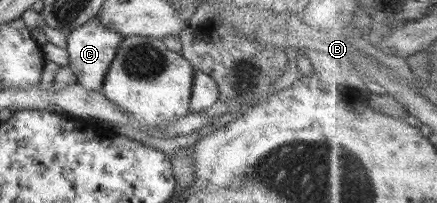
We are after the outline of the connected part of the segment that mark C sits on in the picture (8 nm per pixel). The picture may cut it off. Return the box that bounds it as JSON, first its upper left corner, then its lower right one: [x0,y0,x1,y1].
[67,16,123,91]

